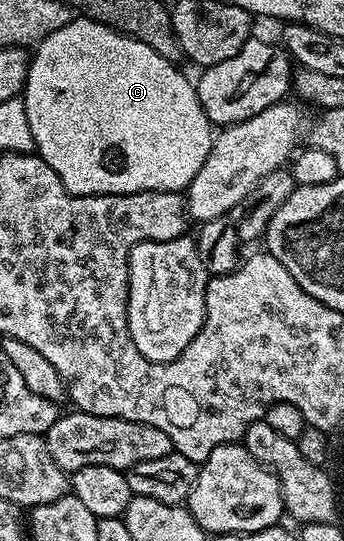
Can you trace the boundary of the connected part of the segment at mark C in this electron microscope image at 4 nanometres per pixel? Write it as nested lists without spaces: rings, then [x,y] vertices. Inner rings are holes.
[[[73,18],[62,30],[54,30],[39,44],[35,45],[28,66],[28,80],[24,84],[22,99],[26,110],[26,122],[30,122],[30,134],[36,143],[35,151],[58,174],[62,186],[74,196],[113,196],[114,194],[134,194],[135,192],[179,192],[183,193],[188,184],[202,170],[202,162],[212,149],[214,126],[206,118],[202,106],[198,102],[196,85],[187,80],[176,69],[173,61],[162,58],[146,42],[138,42],[133,36],[125,36],[123,32],[115,32],[97,20]]]

